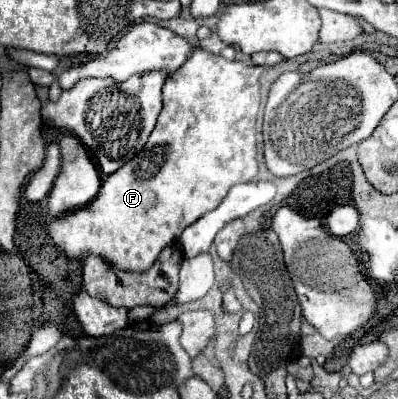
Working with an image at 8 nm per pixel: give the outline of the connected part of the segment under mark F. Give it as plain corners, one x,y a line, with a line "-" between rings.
206,49
194,51
194,55
166,79
162,89
164,107
144,149
102,183
92,203
72,211
68,217
54,219
50,223
52,241
72,259
100,253
108,263
124,271
146,271
154,263
154,257
160,255
162,247
178,239
178,235
206,211
214,209
230,187
254,181
258,173
254,123
260,105
260,71
262,67
226,61

